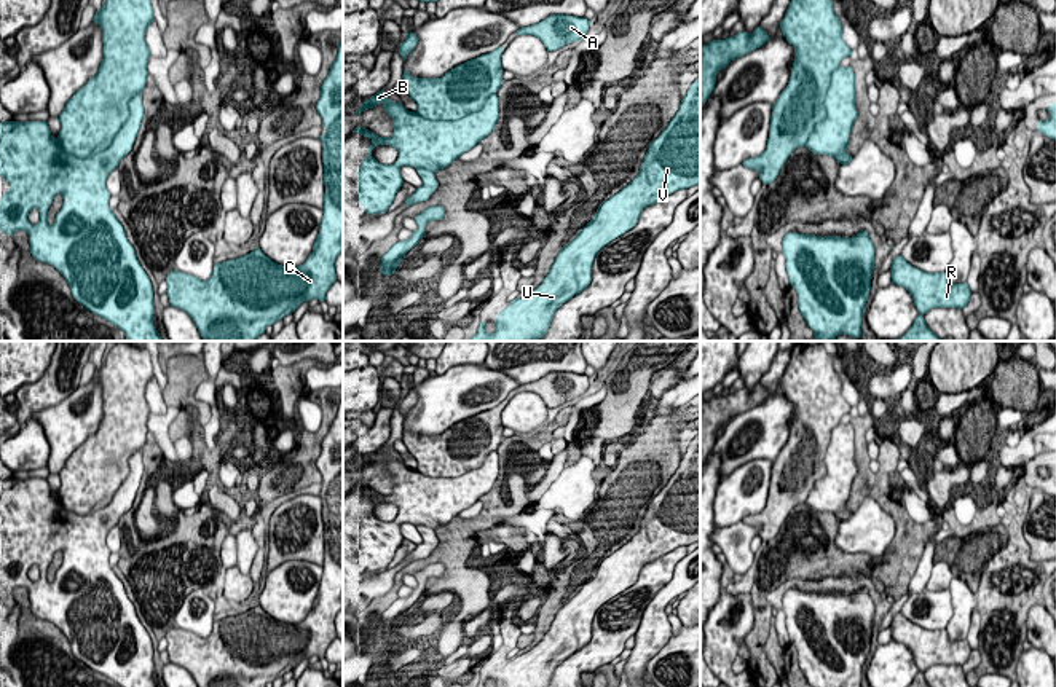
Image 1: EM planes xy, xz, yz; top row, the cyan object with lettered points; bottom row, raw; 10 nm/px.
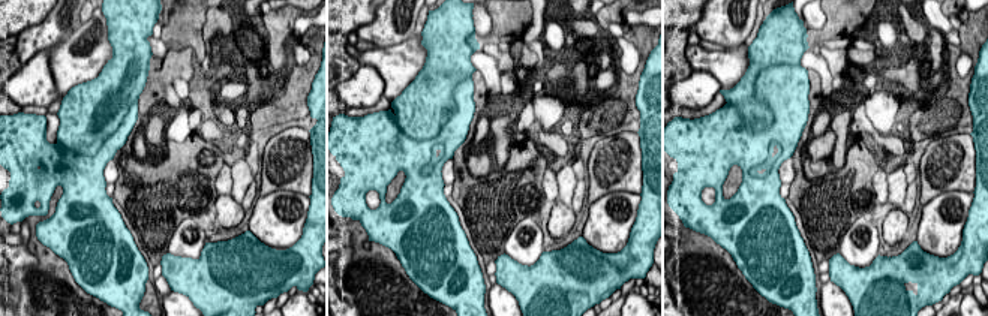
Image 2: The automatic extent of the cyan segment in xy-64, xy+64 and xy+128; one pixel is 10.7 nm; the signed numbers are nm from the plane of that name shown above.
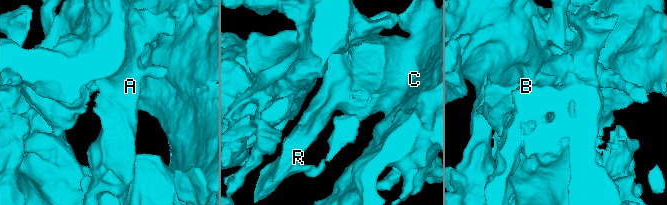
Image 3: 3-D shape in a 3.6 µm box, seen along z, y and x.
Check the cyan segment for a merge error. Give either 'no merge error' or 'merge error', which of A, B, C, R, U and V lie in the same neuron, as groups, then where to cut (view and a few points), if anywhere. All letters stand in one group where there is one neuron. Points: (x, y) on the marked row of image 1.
merge error; groups A C R U V / B; cut xy (141, 93), (102, 150), (74, 157), (61, 149)

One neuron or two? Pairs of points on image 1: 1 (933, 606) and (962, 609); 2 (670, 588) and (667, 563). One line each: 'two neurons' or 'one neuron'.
1: two neurons
2: two neurons

